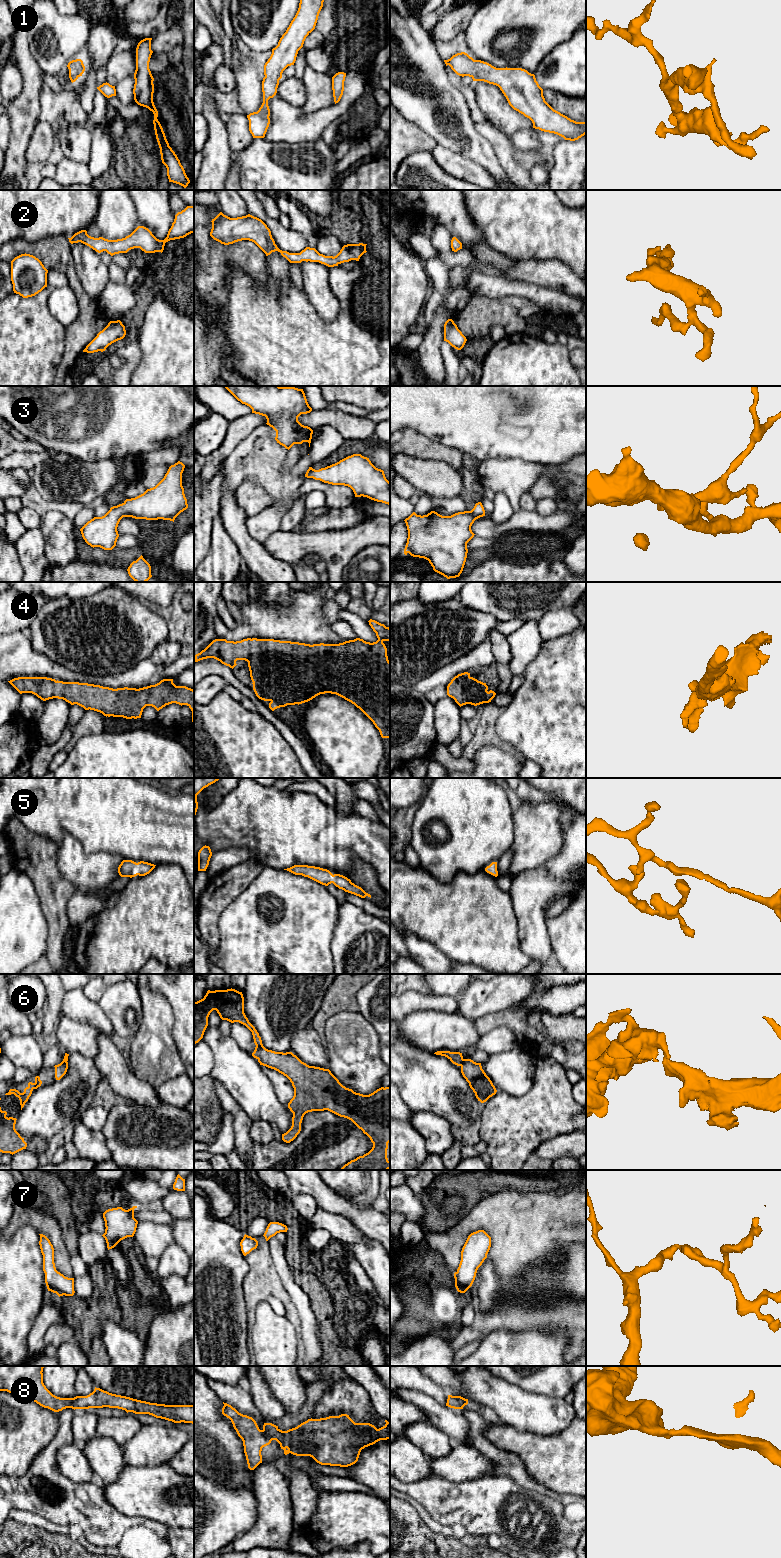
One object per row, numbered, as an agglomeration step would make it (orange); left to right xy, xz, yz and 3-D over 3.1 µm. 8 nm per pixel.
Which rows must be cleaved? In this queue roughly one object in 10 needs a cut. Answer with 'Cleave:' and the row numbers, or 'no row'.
Cleave: no row

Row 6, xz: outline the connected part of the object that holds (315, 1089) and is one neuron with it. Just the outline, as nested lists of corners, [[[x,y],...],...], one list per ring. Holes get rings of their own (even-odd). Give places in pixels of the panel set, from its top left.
[[[232,988],[215,991],[208,990],[203,999],[194,1002],[194,1045],[203,1038],[208,1026],[208,1017],[213,1010],[217,1011],[222,1020],[227,1020],[231,1023],[239,1022],[245,1025],[252,1032],[256,1045],[252,1056],[258,1060],[260,1065],[278,1071],[292,1083],[294,1096],[288,1103],[288,1108],[293,1113],[292,1126],[286,1133],[282,1134],[284,1142],[290,1143],[297,1137],[301,1131],[301,1123],[306,1113],[328,1110],[340,1117],[351,1120],[373,1143],[373,1147],[368,1153],[351,1160],[340,1170],[390,1169],[390,1161],[387,1158],[388,1143],[390,1142],[390,1087],[381,1087],[369,1095],[356,1093],[352,1089],[343,1086],[329,1069],[309,1066],[292,1052],[283,1053],[266,1049],[262,1044],[259,1033],[244,1013],[242,992]]]

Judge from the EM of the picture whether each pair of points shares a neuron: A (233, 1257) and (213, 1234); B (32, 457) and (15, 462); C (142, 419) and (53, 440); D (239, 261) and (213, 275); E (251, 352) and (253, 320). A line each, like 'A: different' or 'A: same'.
A: same
B: same
C: same
D: same
E: same

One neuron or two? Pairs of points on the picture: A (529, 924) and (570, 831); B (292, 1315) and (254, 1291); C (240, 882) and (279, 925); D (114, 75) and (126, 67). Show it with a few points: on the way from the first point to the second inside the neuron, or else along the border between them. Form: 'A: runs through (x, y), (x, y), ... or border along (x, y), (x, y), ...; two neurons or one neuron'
A: runs through (536, 901), (558, 879), (570, 859), (570, 854); one neuron
B: runs through (288, 1304), (276, 1291), (265, 1291); one neuron
C: border along (261, 871), (228, 904); two neurons
D: runs through (117, 72), (123, 67); one neuron

